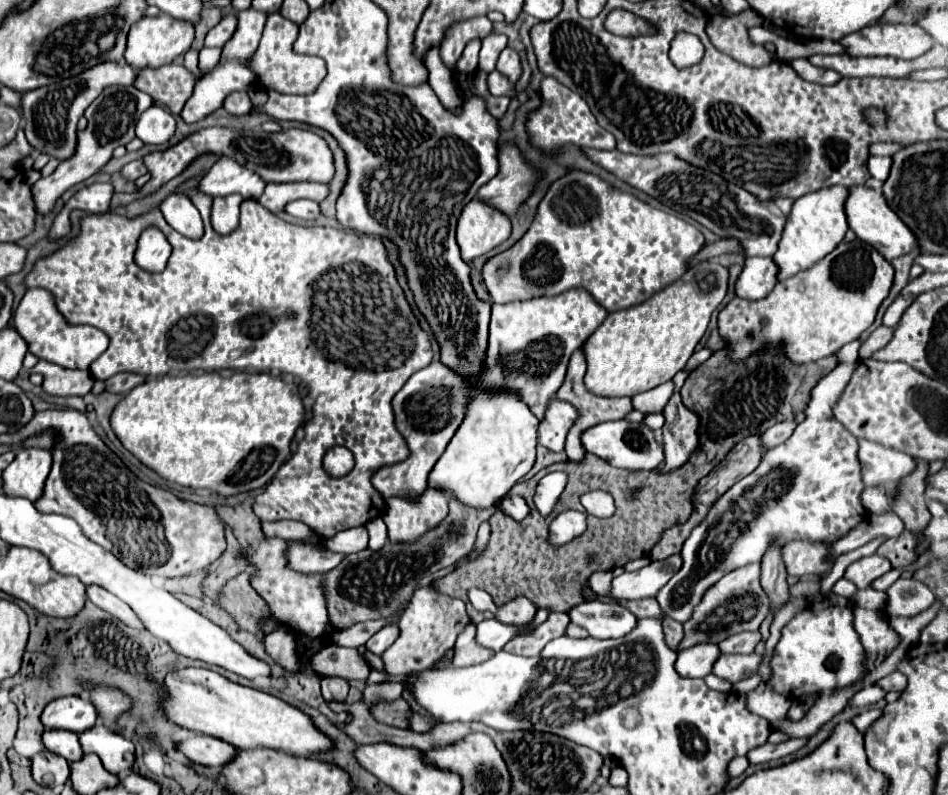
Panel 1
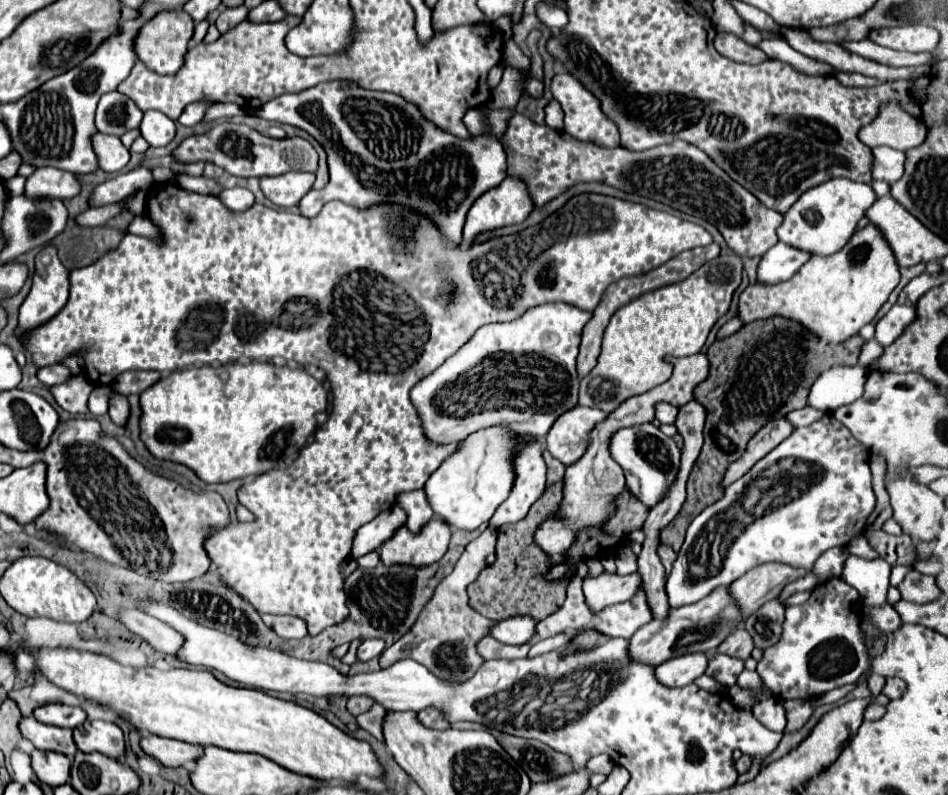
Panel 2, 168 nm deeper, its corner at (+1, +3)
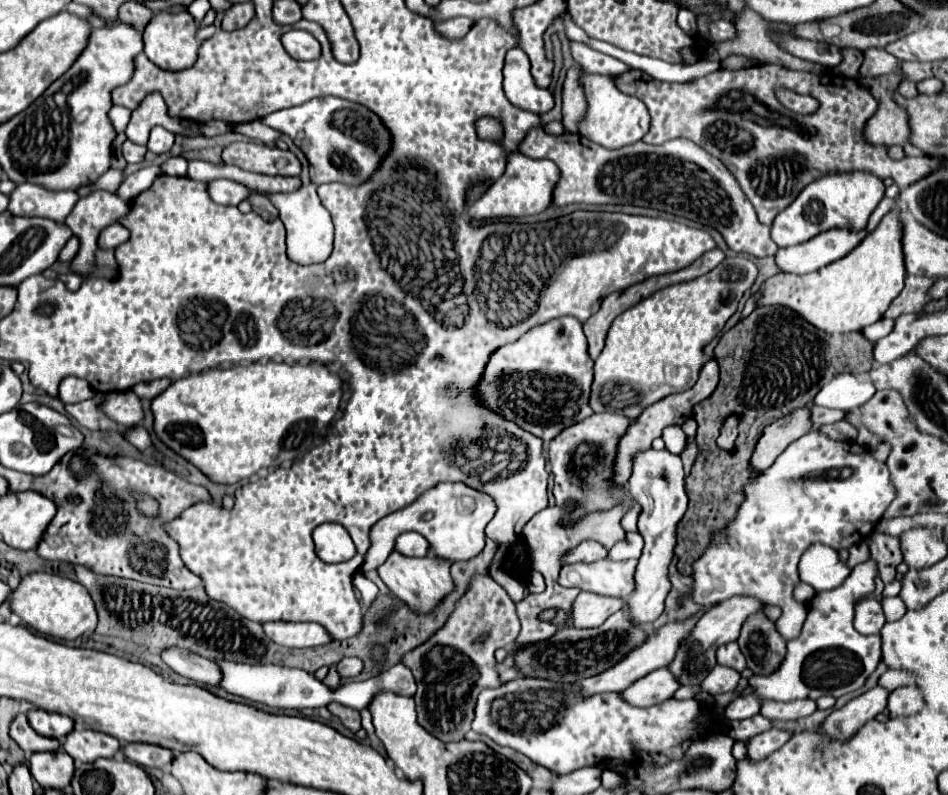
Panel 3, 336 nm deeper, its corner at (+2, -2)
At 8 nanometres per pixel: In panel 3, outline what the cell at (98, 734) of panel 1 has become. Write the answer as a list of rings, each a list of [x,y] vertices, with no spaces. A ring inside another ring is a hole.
[[[73,730],[63,744],[63,750],[81,762],[93,762],[97,758],[113,758],[119,752],[119,740],[93,730]]]

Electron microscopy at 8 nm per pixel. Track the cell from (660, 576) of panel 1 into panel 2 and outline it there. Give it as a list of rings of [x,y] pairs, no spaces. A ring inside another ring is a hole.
[[[602,573],[598,577],[584,579],[584,597],[590,607],[590,611],[596,615],[602,609],[622,603],[626,599],[632,599],[632,595],[640,589],[642,579],[638,573],[634,575],[612,575],[612,573]]]

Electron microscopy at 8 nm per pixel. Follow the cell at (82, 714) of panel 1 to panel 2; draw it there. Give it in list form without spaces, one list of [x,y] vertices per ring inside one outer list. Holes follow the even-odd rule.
[[[48,703],[34,709],[34,717],[44,725],[56,727],[80,727],[86,721],[86,713],[80,707],[70,707],[64,703]]]

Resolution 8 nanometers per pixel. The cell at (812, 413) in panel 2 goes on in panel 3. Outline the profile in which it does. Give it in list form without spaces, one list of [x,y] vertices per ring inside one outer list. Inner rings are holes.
[[[809,406],[809,414],[811,414],[813,428],[819,428],[823,424],[839,422],[845,416],[845,412],[841,412],[841,410],[829,410],[829,408],[821,408],[821,406]]]

